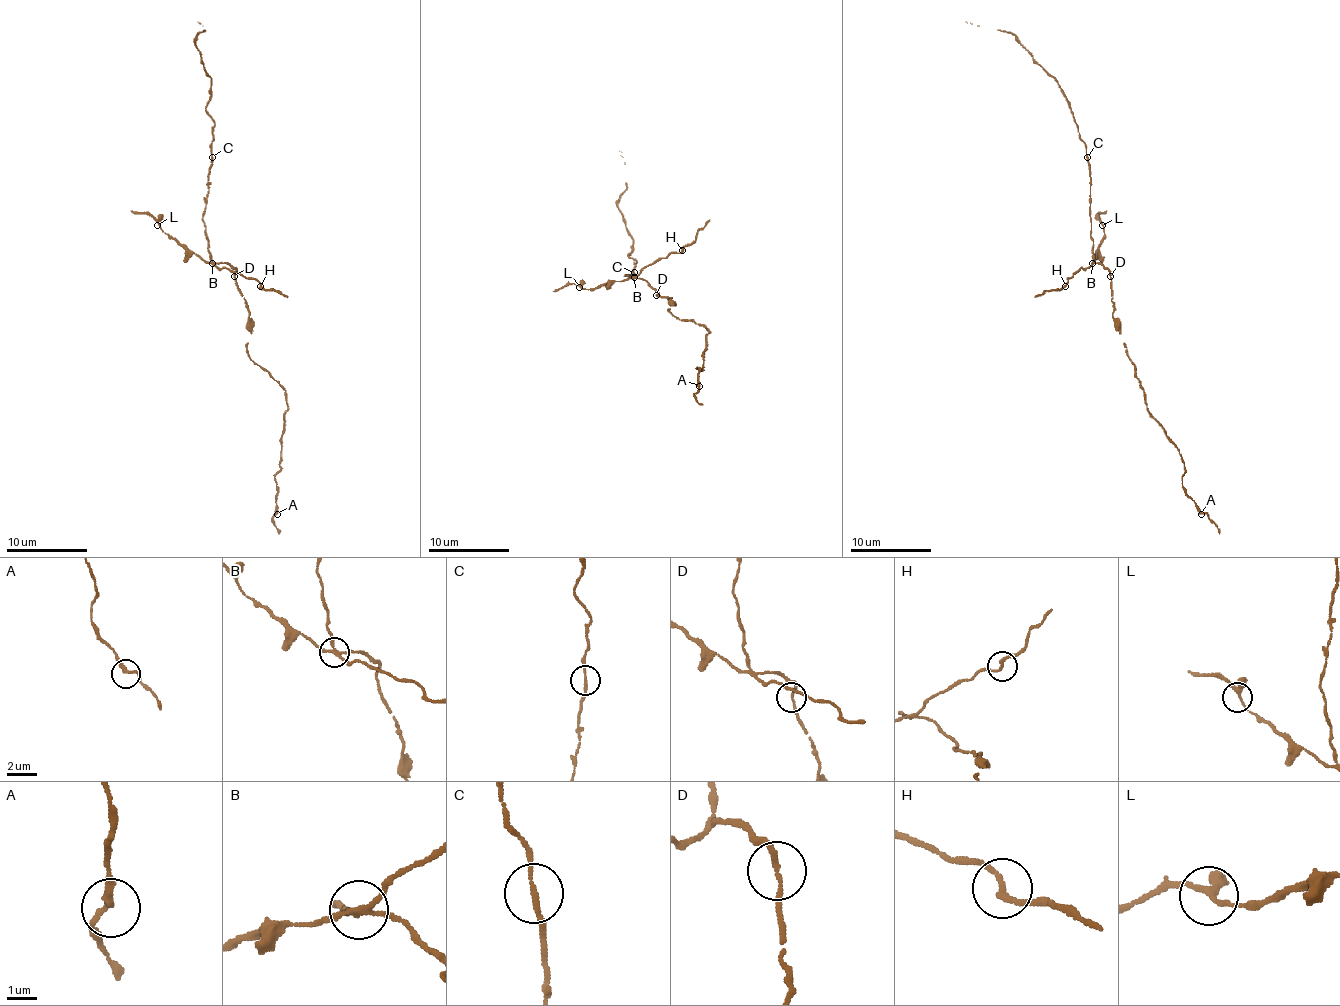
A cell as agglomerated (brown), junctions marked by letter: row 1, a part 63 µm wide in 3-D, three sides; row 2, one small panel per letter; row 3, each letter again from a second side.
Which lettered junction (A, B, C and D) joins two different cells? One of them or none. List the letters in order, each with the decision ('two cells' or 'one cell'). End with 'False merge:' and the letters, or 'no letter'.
A: one cell
B: two cells
C: one cell
D: one cell
False merge: B

